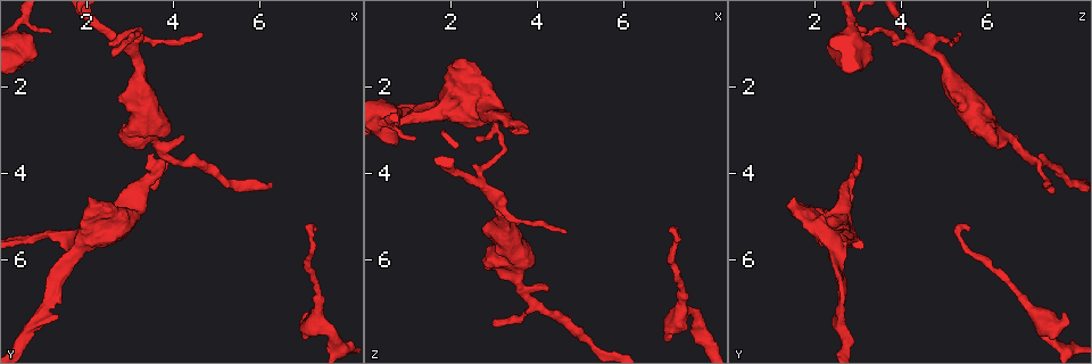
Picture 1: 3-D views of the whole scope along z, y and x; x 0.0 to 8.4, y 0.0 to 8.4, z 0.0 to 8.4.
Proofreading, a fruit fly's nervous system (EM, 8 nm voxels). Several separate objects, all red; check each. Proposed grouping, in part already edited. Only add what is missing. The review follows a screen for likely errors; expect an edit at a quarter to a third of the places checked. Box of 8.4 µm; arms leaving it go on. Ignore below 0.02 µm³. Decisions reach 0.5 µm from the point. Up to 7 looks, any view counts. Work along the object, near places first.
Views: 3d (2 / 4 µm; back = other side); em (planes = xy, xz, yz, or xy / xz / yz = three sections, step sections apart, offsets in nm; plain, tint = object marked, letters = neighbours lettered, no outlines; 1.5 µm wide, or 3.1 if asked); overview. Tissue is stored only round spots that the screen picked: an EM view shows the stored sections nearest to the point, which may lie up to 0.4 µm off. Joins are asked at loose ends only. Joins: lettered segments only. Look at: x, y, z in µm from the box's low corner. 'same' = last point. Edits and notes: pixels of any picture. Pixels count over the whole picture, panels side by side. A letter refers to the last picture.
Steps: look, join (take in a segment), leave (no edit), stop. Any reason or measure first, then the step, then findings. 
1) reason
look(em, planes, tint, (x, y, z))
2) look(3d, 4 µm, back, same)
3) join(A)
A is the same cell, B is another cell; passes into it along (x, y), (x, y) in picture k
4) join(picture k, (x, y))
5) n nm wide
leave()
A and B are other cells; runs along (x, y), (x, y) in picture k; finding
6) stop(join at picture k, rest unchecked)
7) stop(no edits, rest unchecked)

tapers out
look(3d, 2 µm, back, (7.35, 5.25, 5.55))

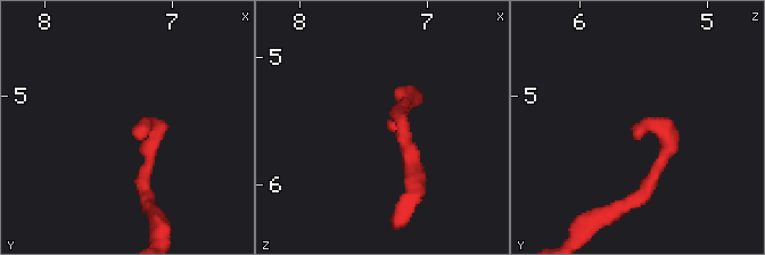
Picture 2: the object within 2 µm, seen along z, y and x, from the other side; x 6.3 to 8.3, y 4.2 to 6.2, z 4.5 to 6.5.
need the tissue
look(em, xz, step 8, tint, (7.30, 5.30, 5.56))

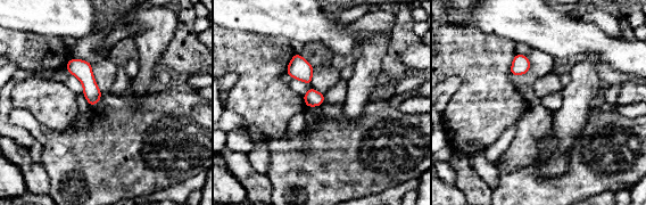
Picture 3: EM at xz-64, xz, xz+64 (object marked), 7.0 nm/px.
cut it another way
look(em, planes, letters, same)

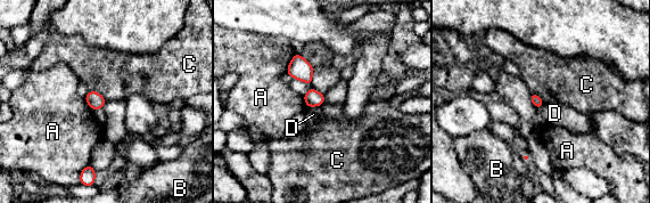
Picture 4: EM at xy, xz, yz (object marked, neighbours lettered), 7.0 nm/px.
70 nm wide
leave()
A, B, C and D are other cells; no lettered segment goes on from it

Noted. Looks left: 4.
an open end
look(em, planes, tint, (3.00, 4.40, 7.40))

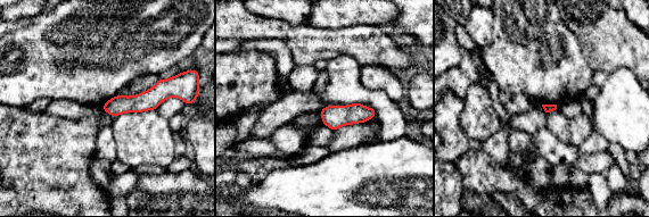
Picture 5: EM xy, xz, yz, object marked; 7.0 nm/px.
look(em, planes, letters, same)

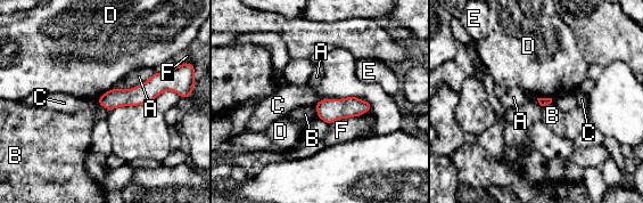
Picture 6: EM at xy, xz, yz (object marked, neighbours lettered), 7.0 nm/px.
leave()
A, B, C, D, E and F are other cells; border along (97, 99), (99, 104) in picture 6; none of them fits

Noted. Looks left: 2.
stop(no edits, rest unchecked)

